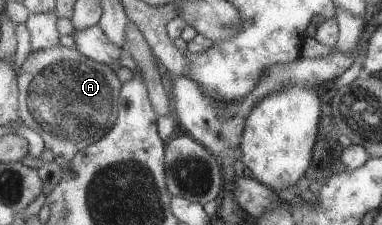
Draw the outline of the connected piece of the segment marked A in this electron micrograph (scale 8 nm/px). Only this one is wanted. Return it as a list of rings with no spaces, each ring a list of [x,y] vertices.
[[[59,43],[55,47],[29,53],[17,71],[19,119],[29,129],[39,133],[44,148],[51,151],[55,163],[62,171],[67,171],[67,163],[79,149],[101,139],[113,126],[113,121],[117,117],[116,108],[121,87],[116,73],[107,65],[84,57],[73,45],[63,47]]]

